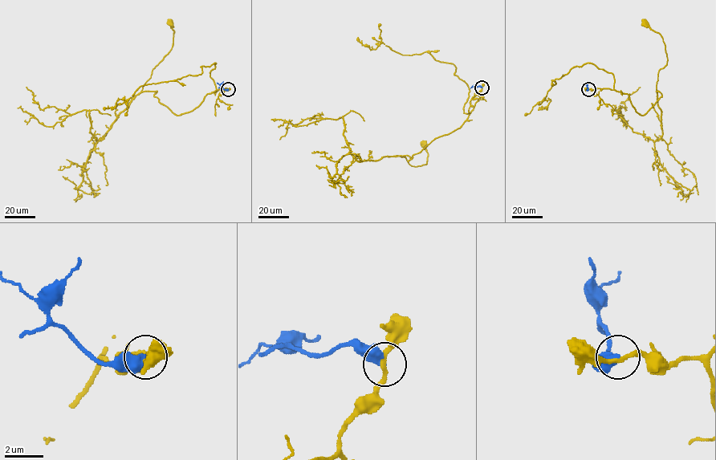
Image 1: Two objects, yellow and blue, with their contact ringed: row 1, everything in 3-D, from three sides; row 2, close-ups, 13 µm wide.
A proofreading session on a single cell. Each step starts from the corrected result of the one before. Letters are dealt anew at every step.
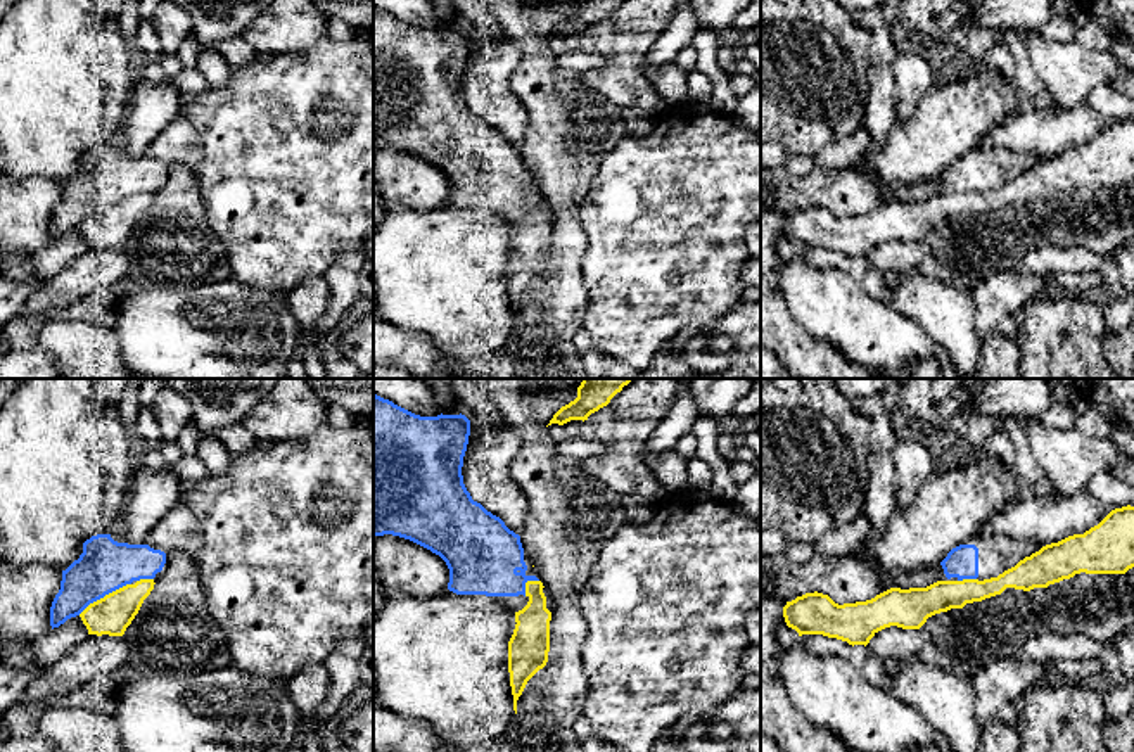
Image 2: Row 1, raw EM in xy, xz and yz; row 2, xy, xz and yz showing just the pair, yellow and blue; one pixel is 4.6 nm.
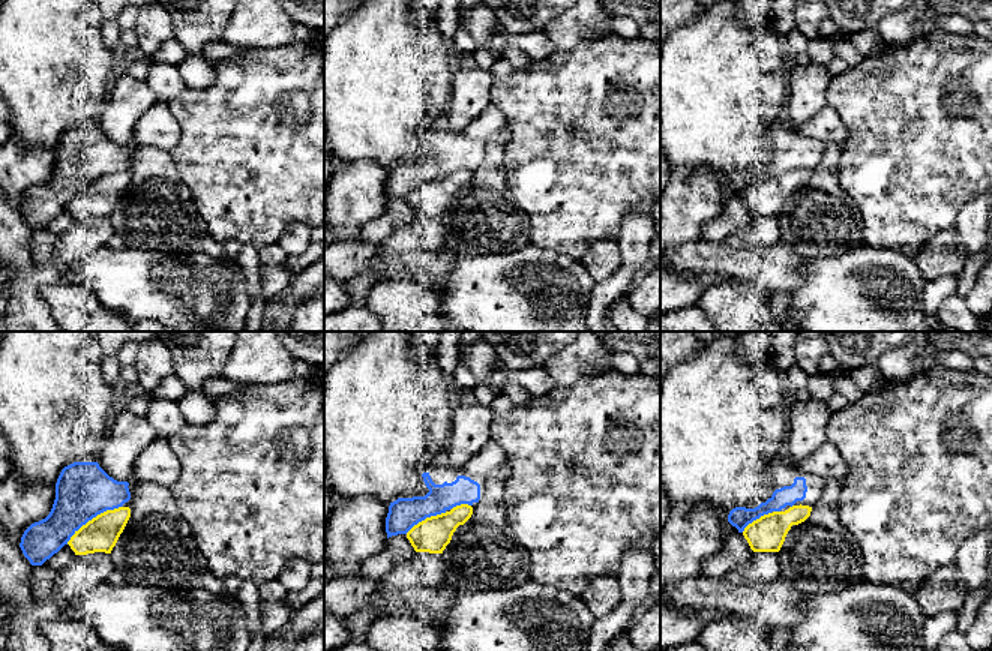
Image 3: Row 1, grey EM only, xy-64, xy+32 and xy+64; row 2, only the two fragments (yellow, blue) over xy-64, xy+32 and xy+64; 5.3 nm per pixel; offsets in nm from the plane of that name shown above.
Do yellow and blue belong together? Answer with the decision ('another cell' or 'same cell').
another cell

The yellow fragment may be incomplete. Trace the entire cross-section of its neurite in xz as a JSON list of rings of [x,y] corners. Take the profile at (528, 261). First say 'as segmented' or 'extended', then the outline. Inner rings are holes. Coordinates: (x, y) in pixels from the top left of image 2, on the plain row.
as segmented; [[[541,194],[526,195],[527,218],[515,225],[515,242],[508,254],[508,285],[513,323],[527,294],[546,278],[550,264],[550,233]]]

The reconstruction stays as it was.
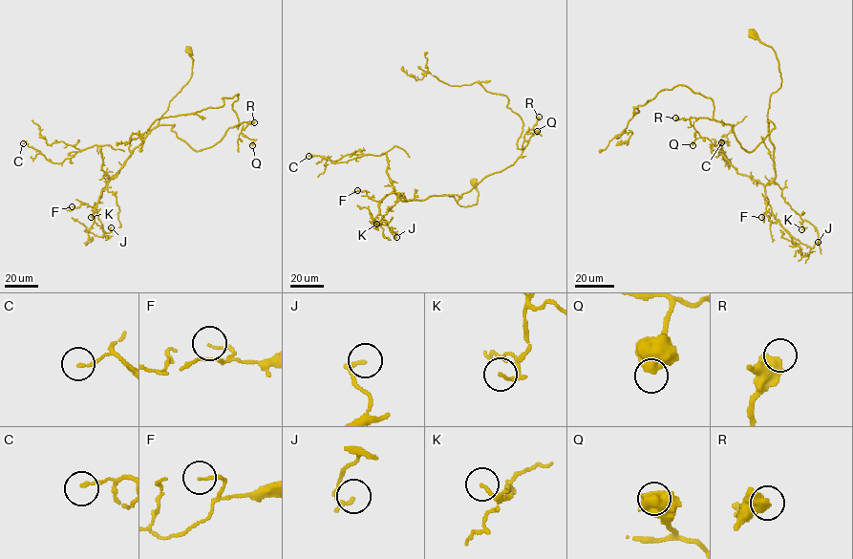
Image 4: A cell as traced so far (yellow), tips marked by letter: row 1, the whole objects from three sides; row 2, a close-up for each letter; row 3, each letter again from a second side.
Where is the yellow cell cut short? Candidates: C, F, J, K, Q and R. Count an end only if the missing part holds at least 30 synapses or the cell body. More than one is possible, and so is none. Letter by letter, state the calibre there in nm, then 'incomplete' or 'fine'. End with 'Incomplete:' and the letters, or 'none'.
C: 110 nm thick; fine
F: 100 nm thick; fine
J: 180 nm thick; fine
K: 100 nm thick; fine
Q: 650 nm thick; fine
R: 650 nm thick; fine
Incomplete: none

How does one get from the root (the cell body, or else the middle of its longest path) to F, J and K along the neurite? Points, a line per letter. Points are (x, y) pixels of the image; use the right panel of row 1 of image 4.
F: (752, 32), (773, 50), (781, 77), (767, 114), (775, 178), (764, 191), (775, 217), (767, 211), (761, 217)
J: (752, 32), (773, 50), (781, 77), (767, 114), (775, 178), (765, 196), (791, 235), (811, 247), (818, 242)
K: (752, 32), (773, 50), (778, 63), (780, 87), (771, 95), (767, 114), (774, 181), (802, 221), (801, 229)

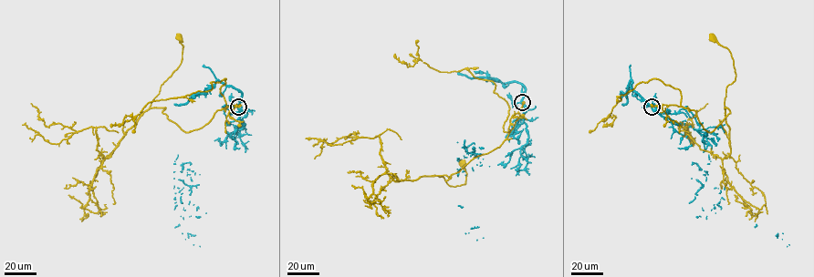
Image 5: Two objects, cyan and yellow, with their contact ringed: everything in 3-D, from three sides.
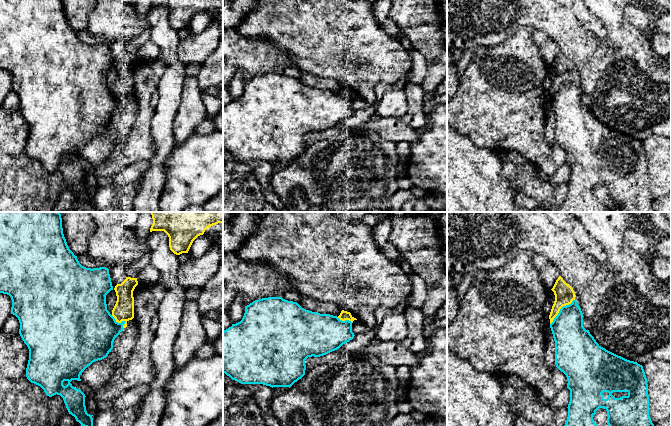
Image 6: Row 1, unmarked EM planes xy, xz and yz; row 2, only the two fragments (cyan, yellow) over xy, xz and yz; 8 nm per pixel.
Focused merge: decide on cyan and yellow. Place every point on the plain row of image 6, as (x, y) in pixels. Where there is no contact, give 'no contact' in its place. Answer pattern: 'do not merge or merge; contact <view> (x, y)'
do not merge; contact yz (560, 86)

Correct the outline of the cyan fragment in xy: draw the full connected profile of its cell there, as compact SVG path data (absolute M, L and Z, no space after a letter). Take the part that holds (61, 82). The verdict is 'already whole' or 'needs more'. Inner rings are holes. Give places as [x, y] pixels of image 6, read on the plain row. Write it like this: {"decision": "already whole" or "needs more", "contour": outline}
{"decision": "already whole", "contour": "M0 0L0 69L11 73L11 90L15 91L20 99L19 110L29 125L29 136L26 144L26 153L31 158L40 162L47 172L60 171L66 184L81 202L93 204L93 191L86 187L85 170L72 162L72 156L81 157L81 149L93 138L102 136L108 132L113 125L115 114L123 107L123 101L126 97L118 99L107 86L106 71L113 66L109 45L106 43L86 44L82 42L77 32L69 25L63 10L62 0Z"}

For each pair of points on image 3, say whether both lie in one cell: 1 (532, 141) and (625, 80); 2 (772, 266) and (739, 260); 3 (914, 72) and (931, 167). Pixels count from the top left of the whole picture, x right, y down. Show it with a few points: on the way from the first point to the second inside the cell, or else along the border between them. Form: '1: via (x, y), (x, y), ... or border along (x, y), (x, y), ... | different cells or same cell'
1: via (554, 141), (572, 126), (577, 126), (602, 101) | same cell
2: via (764, 266), (746, 264) | same cell
3: via (916, 96), (916, 107), (926, 123), (926, 143) | same cell

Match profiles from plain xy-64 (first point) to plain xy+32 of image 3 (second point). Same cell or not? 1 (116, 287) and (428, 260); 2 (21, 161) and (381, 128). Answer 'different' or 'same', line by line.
1: different
2: different

